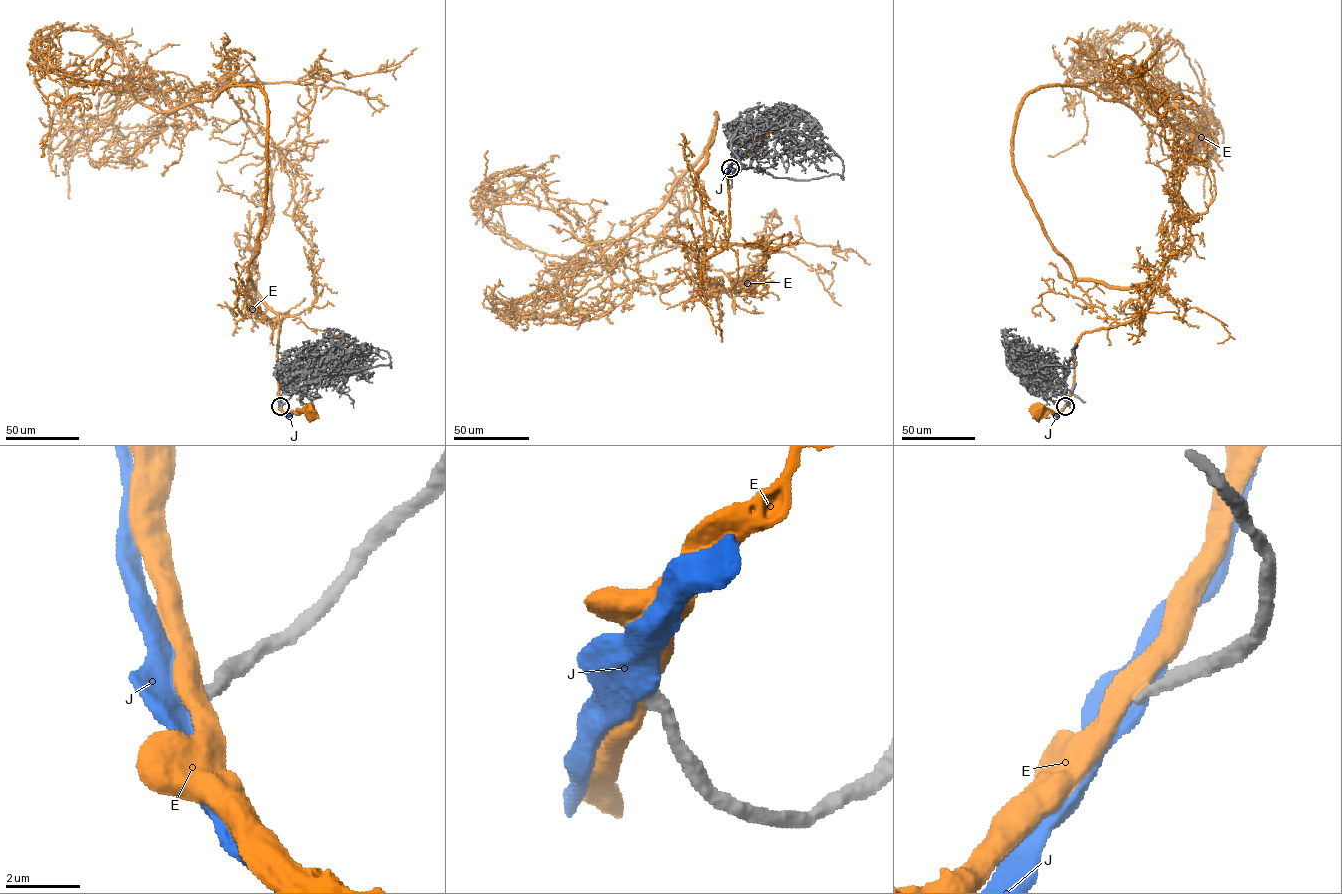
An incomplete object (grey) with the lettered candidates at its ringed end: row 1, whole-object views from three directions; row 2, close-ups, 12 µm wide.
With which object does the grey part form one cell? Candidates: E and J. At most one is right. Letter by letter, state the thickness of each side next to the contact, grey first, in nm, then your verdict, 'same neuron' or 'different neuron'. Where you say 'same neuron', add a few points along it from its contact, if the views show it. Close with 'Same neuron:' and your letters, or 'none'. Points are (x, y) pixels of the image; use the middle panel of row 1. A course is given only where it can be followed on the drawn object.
E: 360/550 nm | different neuron
J: 320/650 nm | different neuron
Same neuron: none

